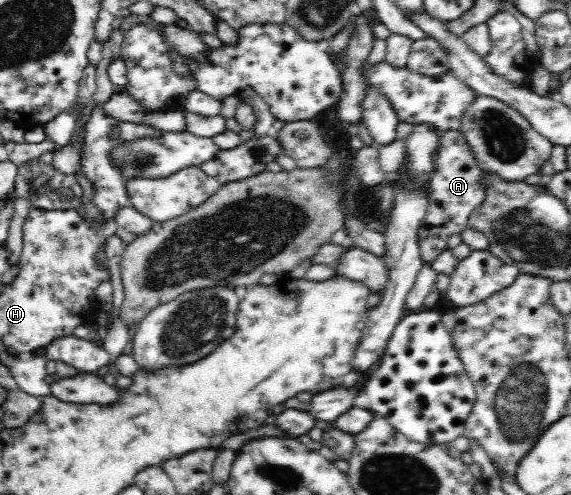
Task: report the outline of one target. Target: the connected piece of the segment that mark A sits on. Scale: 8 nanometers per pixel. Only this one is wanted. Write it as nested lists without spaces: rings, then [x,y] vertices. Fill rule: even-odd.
[[[461,130],[444,131],[441,133],[440,148],[437,159],[435,159],[435,171],[431,174],[429,184],[432,193],[429,195],[429,207],[425,215],[424,221],[418,230],[418,244],[420,247],[422,260],[432,262],[446,250],[446,243],[451,235],[461,233],[468,228],[471,213],[484,202],[486,198],[486,184],[482,180],[483,169],[480,168],[481,163],[477,162],[475,154],[471,152],[471,147]]]

